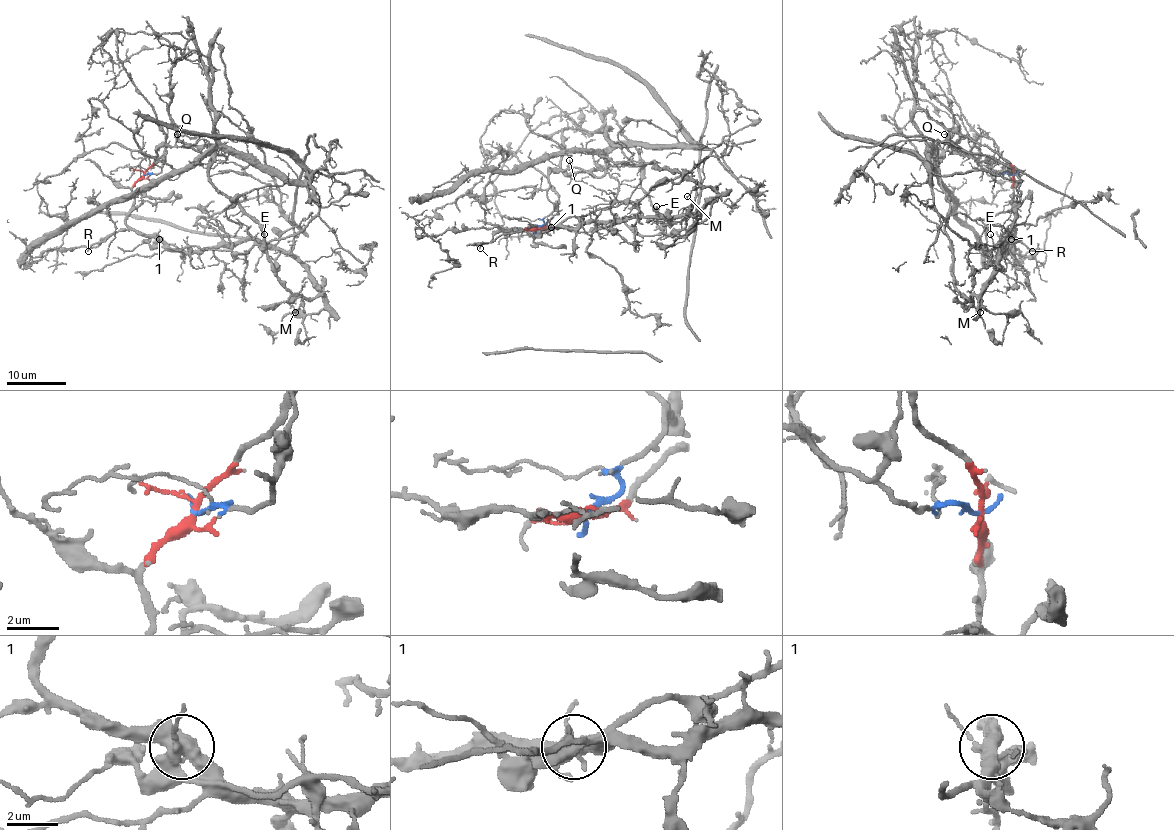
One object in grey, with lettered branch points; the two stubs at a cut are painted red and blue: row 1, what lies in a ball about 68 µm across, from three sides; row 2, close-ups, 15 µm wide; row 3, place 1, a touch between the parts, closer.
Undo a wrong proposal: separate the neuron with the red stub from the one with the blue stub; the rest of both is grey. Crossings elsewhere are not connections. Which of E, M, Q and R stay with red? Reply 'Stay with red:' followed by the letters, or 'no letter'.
Stay with red: E, M, R

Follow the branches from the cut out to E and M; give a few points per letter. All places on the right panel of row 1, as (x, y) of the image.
E: (1013, 174), (1011, 250), (1005, 250), (1001, 239), (995, 248), (991, 234)
M: (1013, 174), (1011, 250), (1007, 251), (1001, 239), (995, 276), (968, 300), (980, 312)

